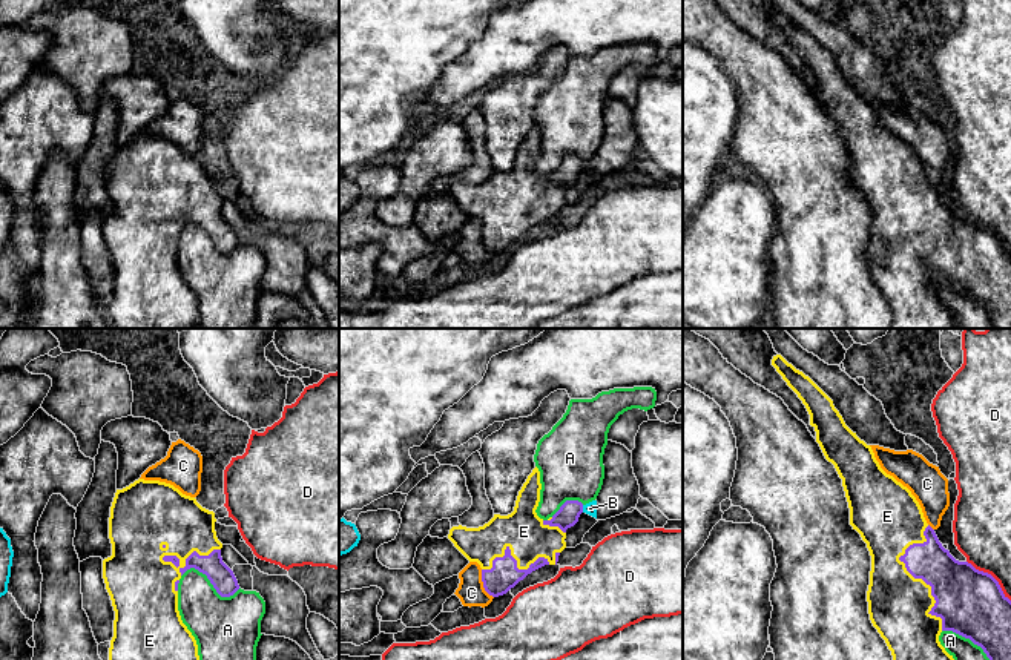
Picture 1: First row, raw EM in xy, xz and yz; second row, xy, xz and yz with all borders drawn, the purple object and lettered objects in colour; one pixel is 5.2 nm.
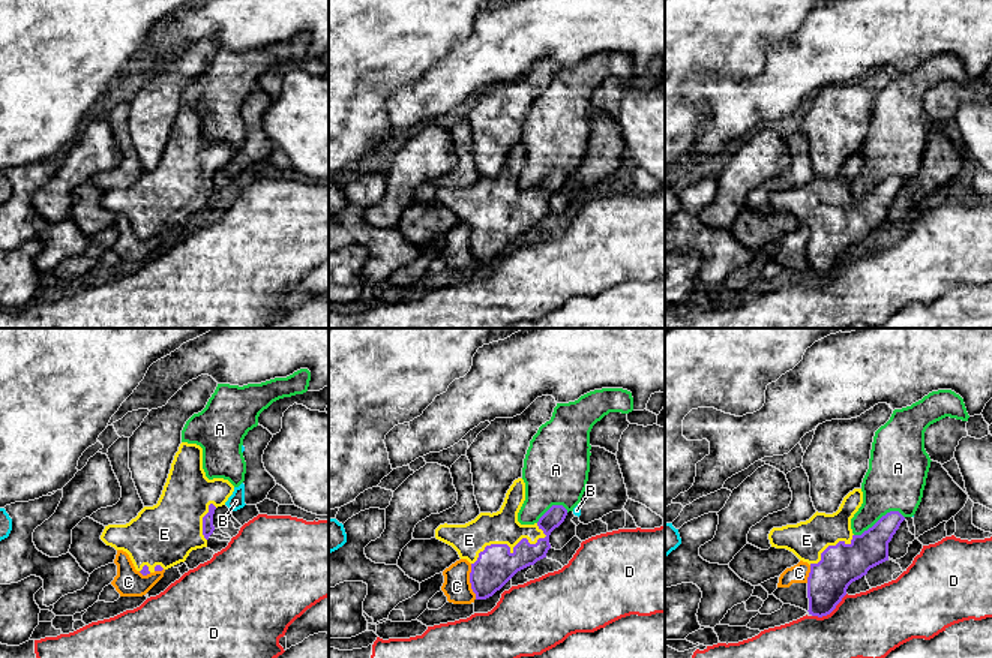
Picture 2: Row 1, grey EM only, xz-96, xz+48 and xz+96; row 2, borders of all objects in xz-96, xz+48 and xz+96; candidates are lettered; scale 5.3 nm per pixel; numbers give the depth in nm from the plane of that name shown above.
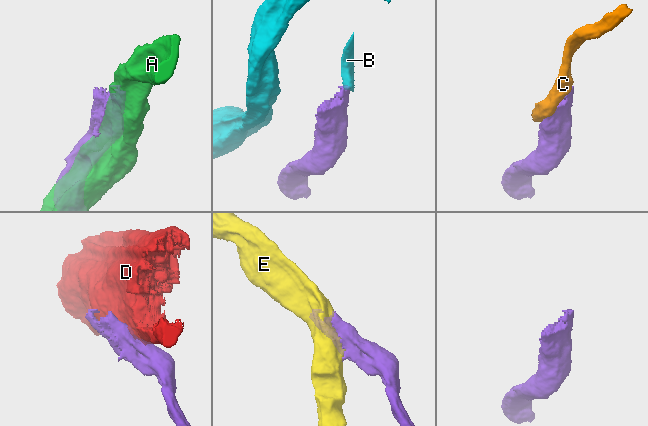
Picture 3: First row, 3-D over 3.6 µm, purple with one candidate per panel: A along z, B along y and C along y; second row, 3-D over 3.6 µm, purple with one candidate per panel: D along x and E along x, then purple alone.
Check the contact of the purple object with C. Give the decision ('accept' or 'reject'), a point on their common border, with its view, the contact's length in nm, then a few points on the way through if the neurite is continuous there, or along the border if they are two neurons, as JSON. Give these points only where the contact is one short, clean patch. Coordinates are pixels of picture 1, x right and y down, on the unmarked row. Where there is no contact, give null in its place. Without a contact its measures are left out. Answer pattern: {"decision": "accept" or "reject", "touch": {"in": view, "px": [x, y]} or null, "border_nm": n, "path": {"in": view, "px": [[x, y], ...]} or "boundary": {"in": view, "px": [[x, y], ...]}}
{"decision": "reject", "touch": {"in": "xz", "px": [484, 240]}, "border_nm": 170, "boundary": {"in": "xz", "px": [[480, 226], [484, 244], [493, 254]]}}

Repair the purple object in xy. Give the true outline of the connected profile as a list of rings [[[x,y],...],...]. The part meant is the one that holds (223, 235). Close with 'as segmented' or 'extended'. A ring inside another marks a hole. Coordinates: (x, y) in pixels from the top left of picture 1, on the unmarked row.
[[[138,135],[117,146],[109,173],[112,212],[103,216],[103,235],[115,267],[109,304],[110,328],[198,328],[198,301],[178,267],[179,235],[187,226],[195,224],[207,232],[221,253],[230,253],[239,246],[233,227],[222,218],[222,200],[216,193],[215,178],[213,167],[166,138]]] | extended

